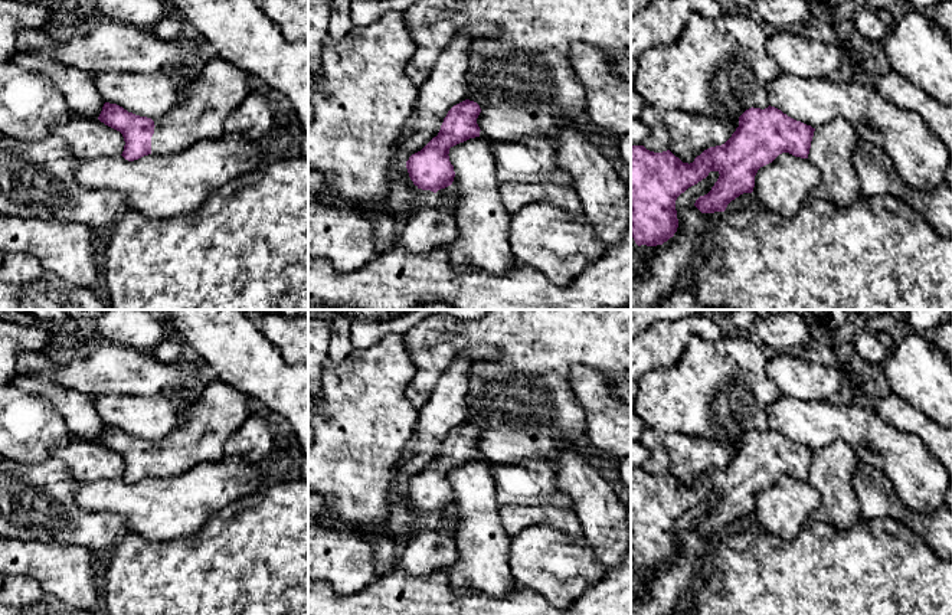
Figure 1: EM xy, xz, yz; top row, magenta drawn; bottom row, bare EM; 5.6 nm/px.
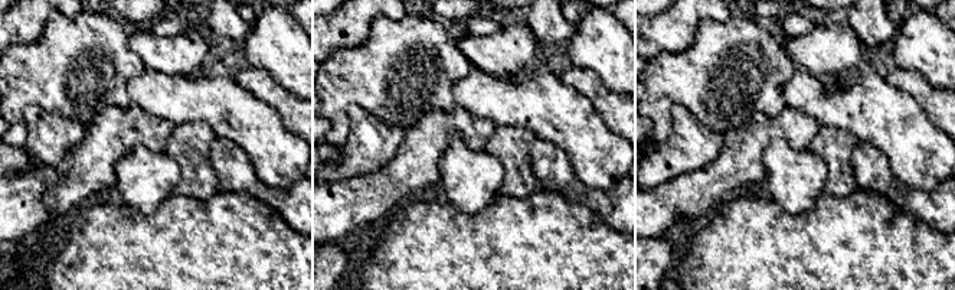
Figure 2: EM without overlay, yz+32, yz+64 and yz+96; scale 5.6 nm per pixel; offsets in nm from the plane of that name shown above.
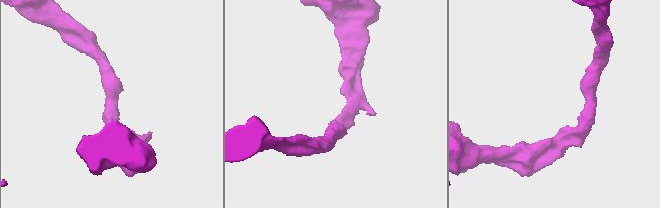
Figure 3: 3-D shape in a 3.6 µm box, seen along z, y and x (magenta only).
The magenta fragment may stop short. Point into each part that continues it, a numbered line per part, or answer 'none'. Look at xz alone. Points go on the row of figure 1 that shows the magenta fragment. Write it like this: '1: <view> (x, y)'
1: xz (527, 159)

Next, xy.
1: xy (216, 90)

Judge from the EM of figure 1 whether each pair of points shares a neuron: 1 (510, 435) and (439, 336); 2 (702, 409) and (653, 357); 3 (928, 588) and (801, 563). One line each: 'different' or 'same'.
1: same
2: different
3: same

